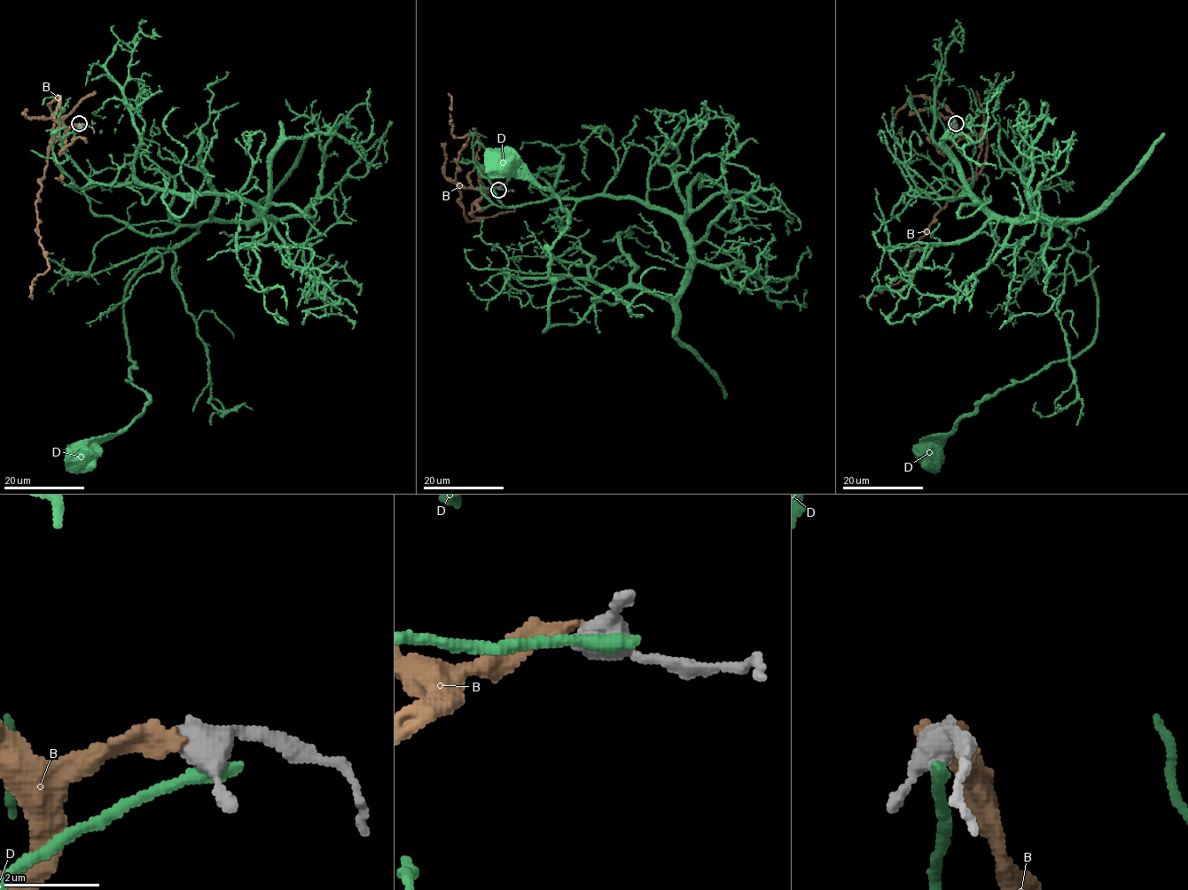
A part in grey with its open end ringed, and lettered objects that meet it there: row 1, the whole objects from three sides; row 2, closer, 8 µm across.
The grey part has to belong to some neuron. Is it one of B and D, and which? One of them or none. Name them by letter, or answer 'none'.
none

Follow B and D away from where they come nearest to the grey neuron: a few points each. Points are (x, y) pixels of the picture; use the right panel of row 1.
B: (952, 125), (970, 136), (986, 121), (984, 167), (935, 216), (902, 268), (904, 277), (877, 295), (859, 297)
D: (955, 128), (973, 171), (962, 193), (1007, 218), (1062, 220), (1090, 257), (1096, 337), (987, 395), (929, 455)

